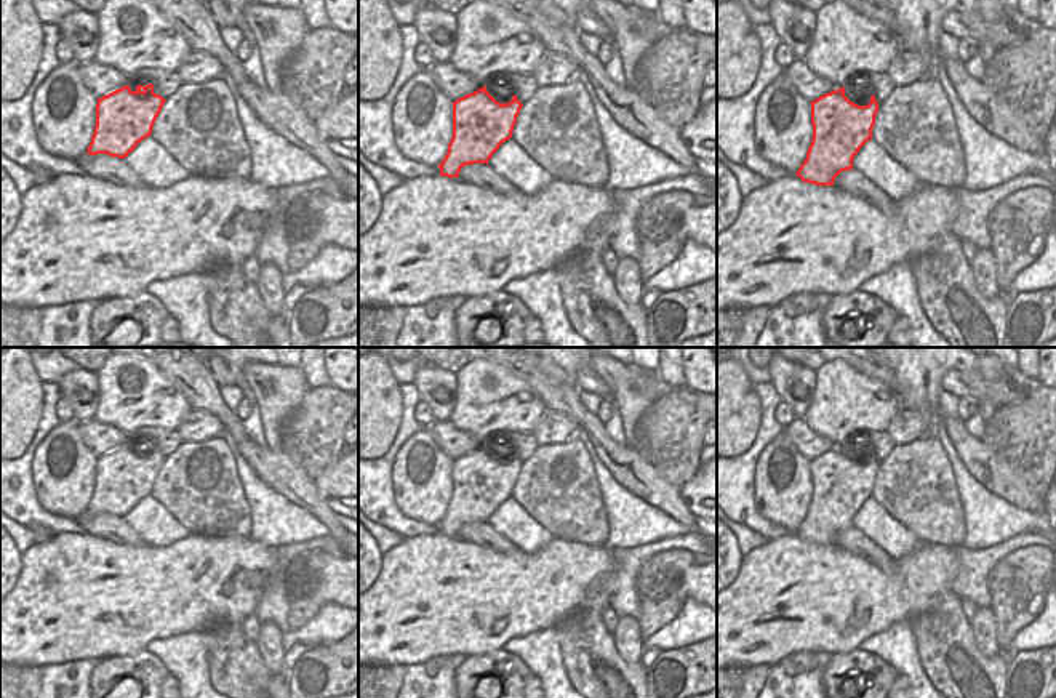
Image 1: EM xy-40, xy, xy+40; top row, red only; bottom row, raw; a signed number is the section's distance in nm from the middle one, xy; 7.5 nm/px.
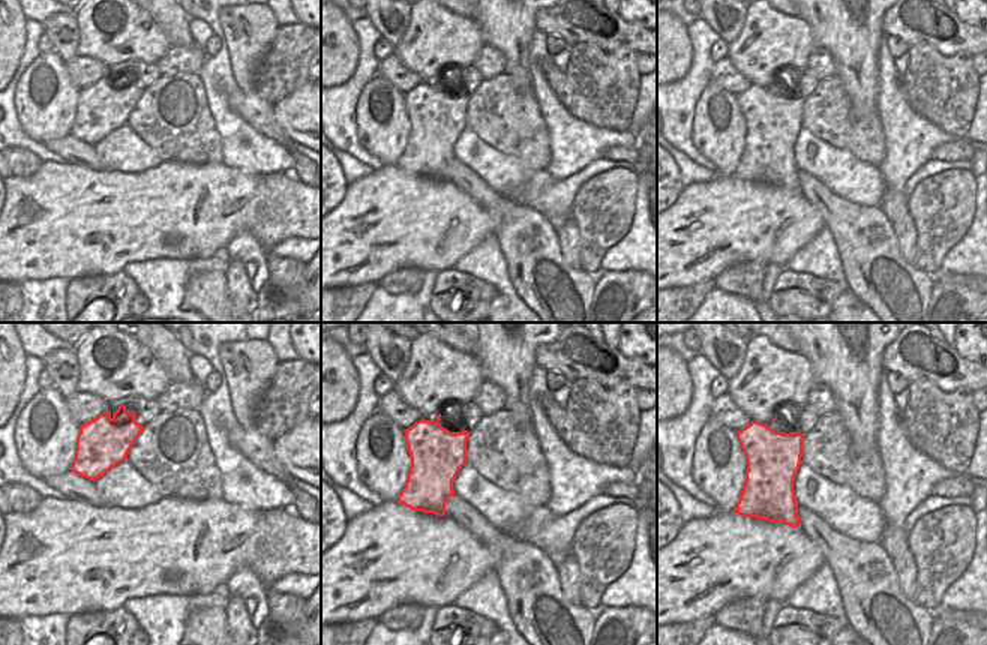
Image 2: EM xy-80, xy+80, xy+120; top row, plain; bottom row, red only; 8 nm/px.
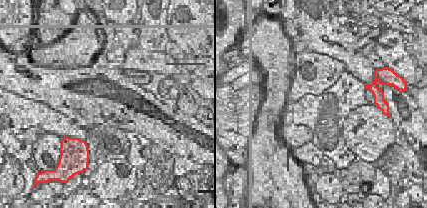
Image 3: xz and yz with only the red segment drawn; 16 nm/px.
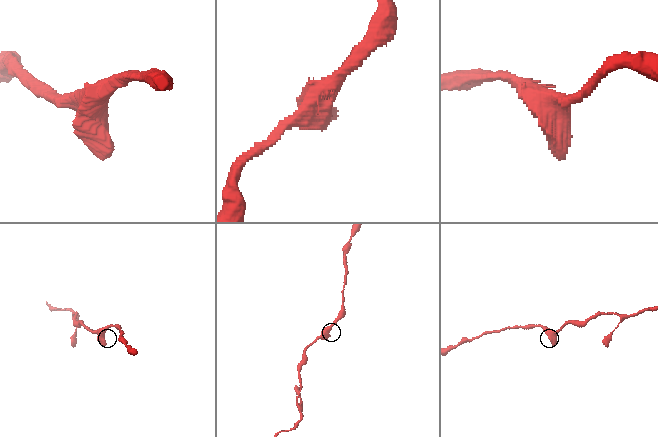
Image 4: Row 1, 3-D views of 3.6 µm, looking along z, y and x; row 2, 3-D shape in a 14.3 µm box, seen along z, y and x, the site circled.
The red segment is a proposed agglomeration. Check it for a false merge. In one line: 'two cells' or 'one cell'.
one cell

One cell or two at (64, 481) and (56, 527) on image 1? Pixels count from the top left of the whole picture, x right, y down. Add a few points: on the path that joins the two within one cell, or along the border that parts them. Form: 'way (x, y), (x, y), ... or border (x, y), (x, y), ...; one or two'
border (34, 487), (37, 501), (47, 511), (76, 519); two

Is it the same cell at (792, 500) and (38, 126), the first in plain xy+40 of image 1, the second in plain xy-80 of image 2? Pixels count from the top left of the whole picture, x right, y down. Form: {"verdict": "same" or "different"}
{"verdict": "same"}

